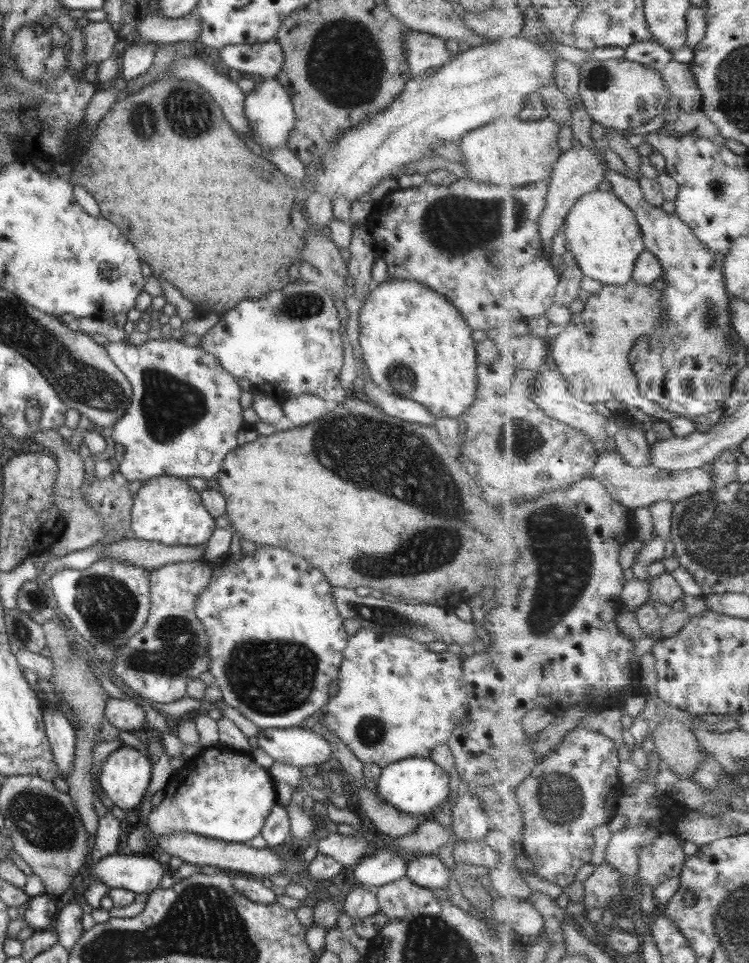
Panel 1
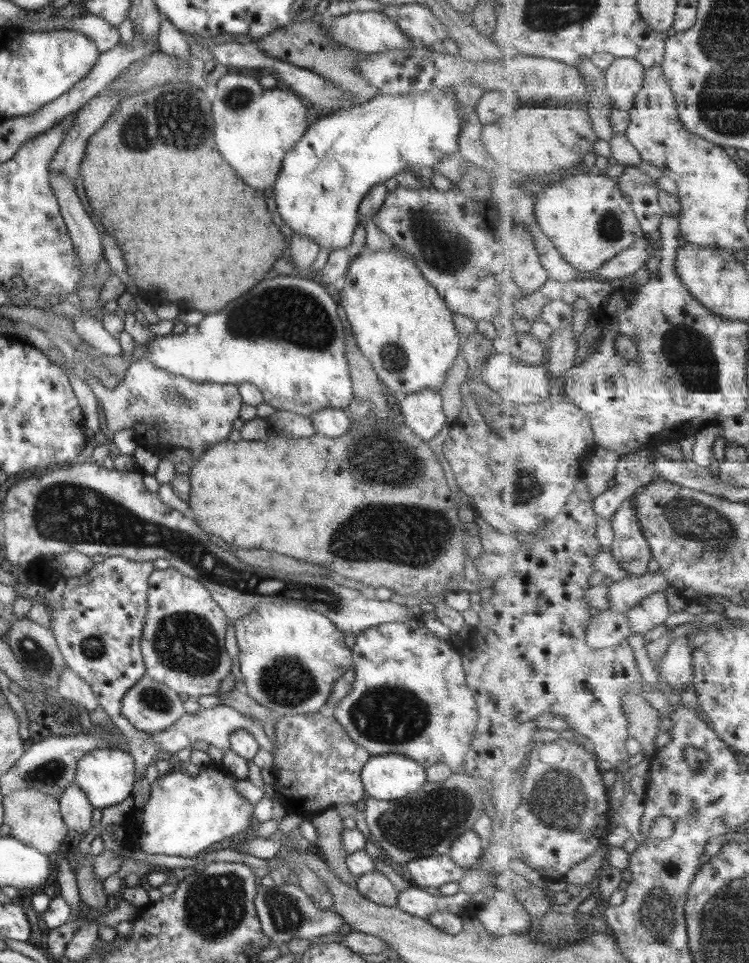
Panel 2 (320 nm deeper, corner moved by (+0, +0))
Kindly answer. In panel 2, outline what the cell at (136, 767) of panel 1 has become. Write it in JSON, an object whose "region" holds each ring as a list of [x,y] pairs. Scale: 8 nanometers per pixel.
{"region":[[[93,749],[84,752],[75,763],[74,783],[85,793],[93,808],[107,808],[130,796],[134,778],[133,759],[121,749]]]}

